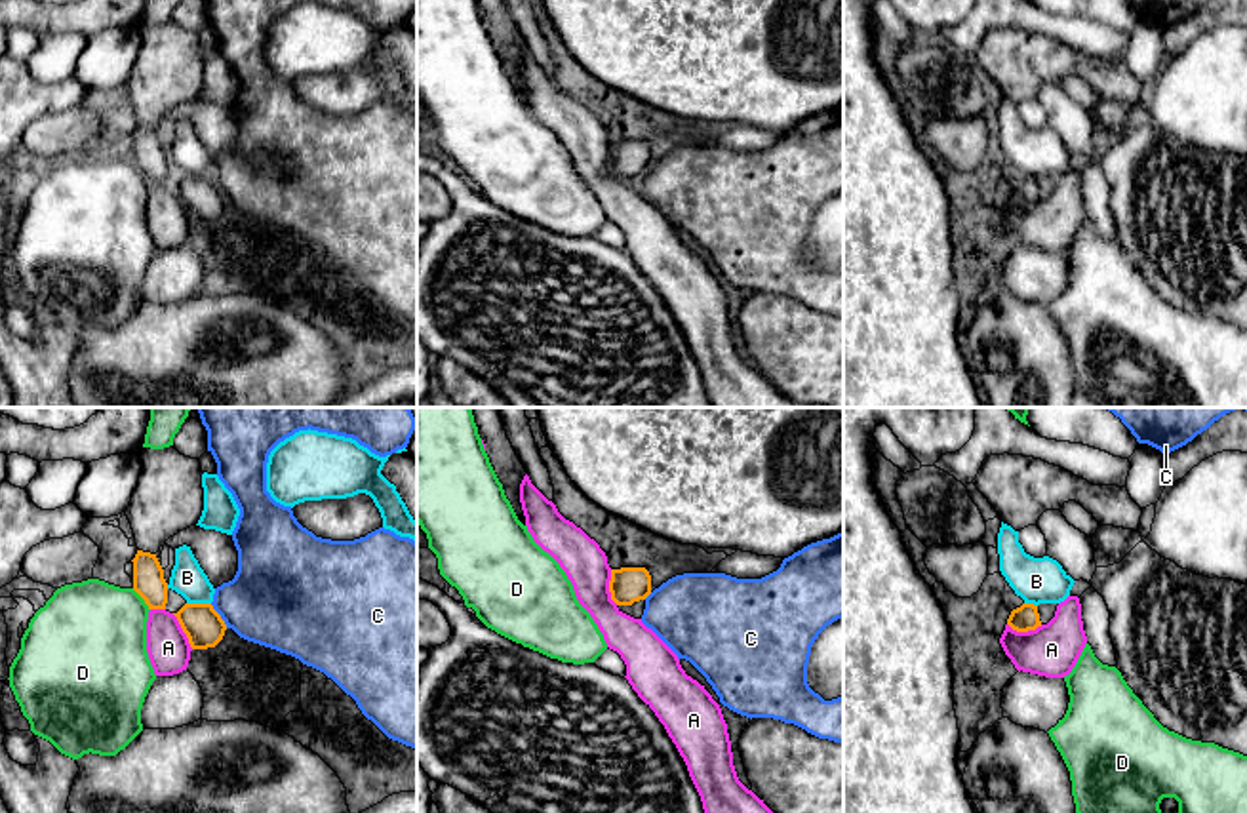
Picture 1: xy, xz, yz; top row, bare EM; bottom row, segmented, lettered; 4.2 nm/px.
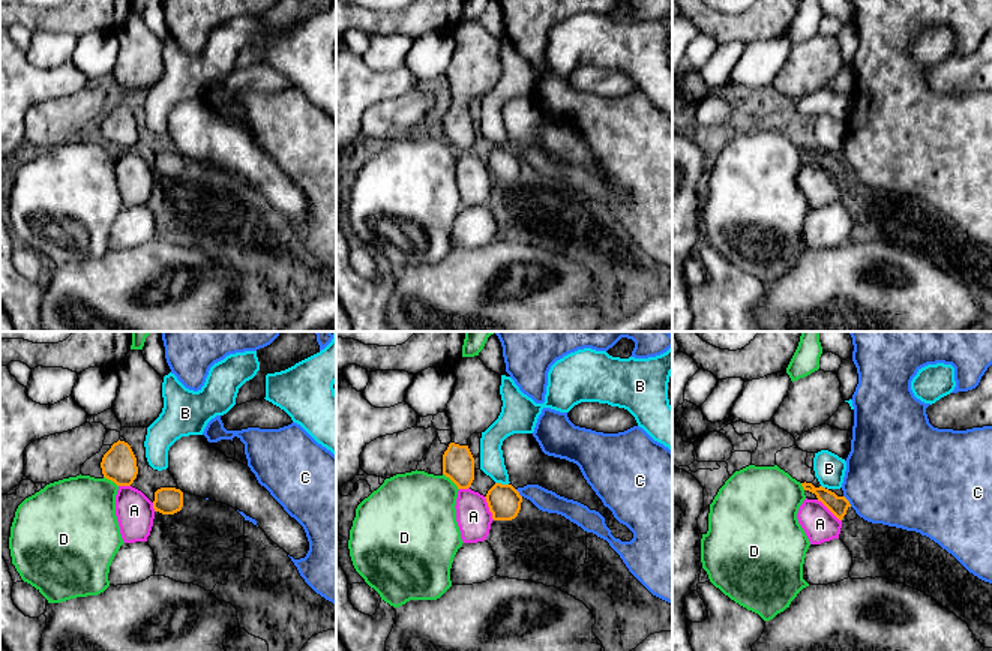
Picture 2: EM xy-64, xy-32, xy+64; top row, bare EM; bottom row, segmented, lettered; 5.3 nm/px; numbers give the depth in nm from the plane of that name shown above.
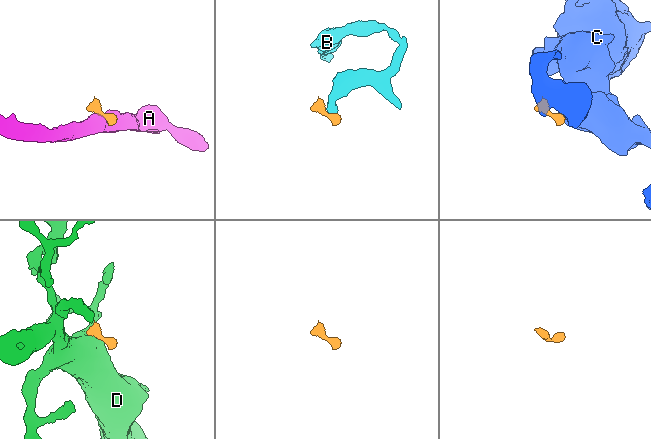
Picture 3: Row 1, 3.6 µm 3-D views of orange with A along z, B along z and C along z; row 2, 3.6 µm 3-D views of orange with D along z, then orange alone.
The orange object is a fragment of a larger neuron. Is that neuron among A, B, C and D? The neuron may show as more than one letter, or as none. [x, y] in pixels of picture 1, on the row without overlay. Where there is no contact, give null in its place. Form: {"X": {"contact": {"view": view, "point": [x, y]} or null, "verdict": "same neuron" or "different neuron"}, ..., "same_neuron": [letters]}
{"A": {"contact": {"view": "xy", "point": [183, 204]}, "verdict": "different neuron"}, "B": {"contact": {"view": "xy", "point": [198, 178]}, "verdict": "different neuron"}, "C": {"contact": {"view": "xy", "point": [219, 189]}, "verdict": "different neuron"}, "D": {"contact": {"view": "xy", "point": [143, 172]}, "verdict": "different neuron"}, "same_neuron": []}

